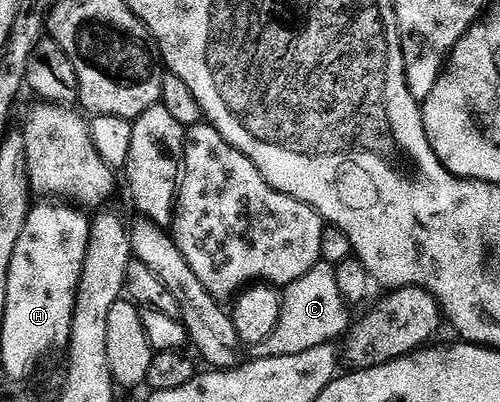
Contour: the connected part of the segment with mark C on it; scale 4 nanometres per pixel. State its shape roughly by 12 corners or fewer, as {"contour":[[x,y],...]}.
{"contour":[[335,268],[282,293],[280,324],[255,356],[298,355],[343,338],[350,306]]}

